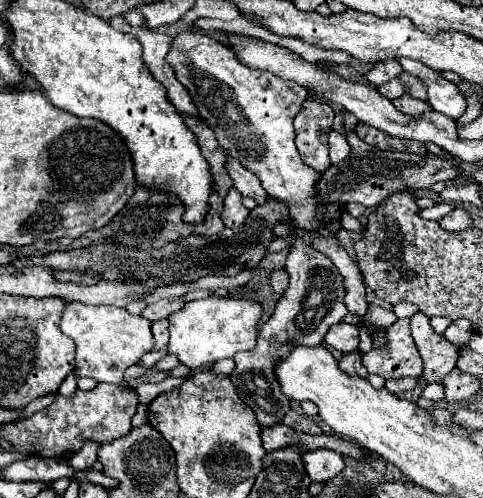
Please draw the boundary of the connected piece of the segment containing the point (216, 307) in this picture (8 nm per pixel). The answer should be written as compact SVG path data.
M210 296L204 300L188 302L182 310L170 314L170 344L168 352L176 354L190 370L210 368L222 358L232 358L236 352L252 350L256 346L258 322L262 318L262 306L254 300L236 296Z

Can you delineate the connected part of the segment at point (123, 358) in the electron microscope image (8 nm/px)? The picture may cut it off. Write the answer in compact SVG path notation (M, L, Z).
M70 302L64 310L60 328L76 342L76 376L94 378L96 382L126 384L122 378L124 370L154 348L150 322L116 306L86 306Z

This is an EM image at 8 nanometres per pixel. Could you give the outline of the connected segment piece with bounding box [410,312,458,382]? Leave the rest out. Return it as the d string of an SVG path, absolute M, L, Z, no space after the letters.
M422 312L410 318L410 328L424 362L424 378L428 382L442 382L442 378L456 366L458 346L454 346L442 334L436 334L428 322L428 316Z

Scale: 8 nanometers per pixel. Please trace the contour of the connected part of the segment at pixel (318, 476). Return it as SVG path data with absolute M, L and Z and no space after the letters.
M334 450L306 452L302 454L302 464L312 482L328 482L344 470L344 458Z

